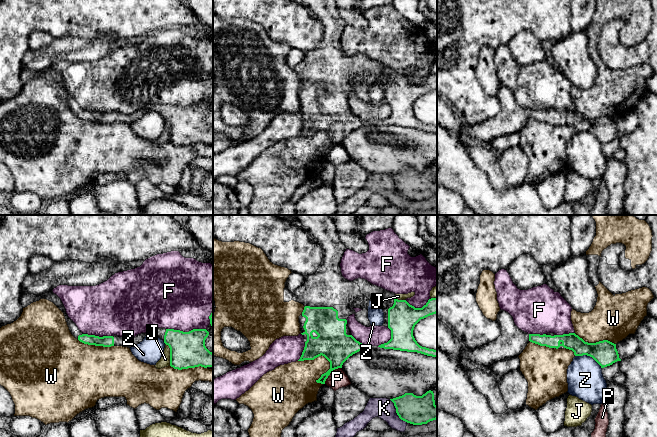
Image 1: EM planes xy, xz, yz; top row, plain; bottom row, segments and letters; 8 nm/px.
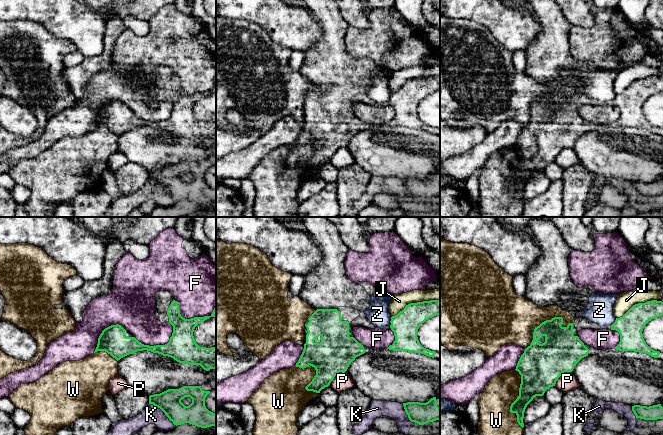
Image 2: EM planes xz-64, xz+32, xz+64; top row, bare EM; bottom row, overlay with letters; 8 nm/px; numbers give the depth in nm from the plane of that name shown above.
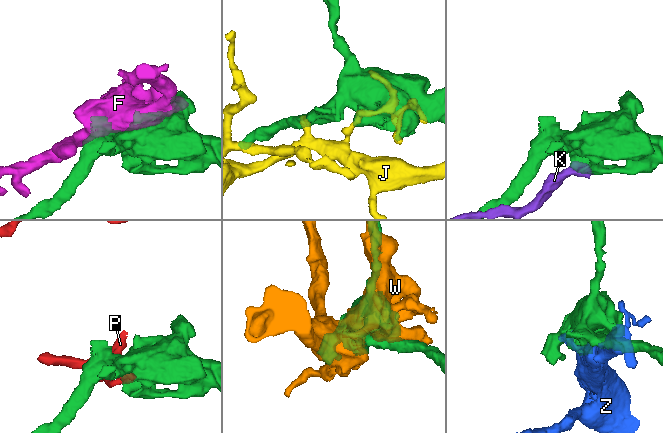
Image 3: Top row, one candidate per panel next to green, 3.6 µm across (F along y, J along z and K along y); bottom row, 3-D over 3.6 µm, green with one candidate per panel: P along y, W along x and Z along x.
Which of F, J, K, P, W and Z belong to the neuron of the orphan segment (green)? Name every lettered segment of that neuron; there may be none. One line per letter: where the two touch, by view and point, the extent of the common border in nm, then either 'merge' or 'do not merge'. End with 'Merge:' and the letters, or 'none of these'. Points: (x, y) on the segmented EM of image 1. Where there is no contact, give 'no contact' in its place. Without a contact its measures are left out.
F: contact xy (186, 332); length 320 nm; do not merge
J: contact xy (170, 354); length 190 nm; do not merge
K: contact xz (396, 412); length 240 nm; do not merge
P: contact xz (330, 372); length 190 nm; do not merge
W: contact xz (327, 359); length 280 nm; do not merge
Z: contact yz (589, 355); length 240 nm; do not merge
Merge: none of these

